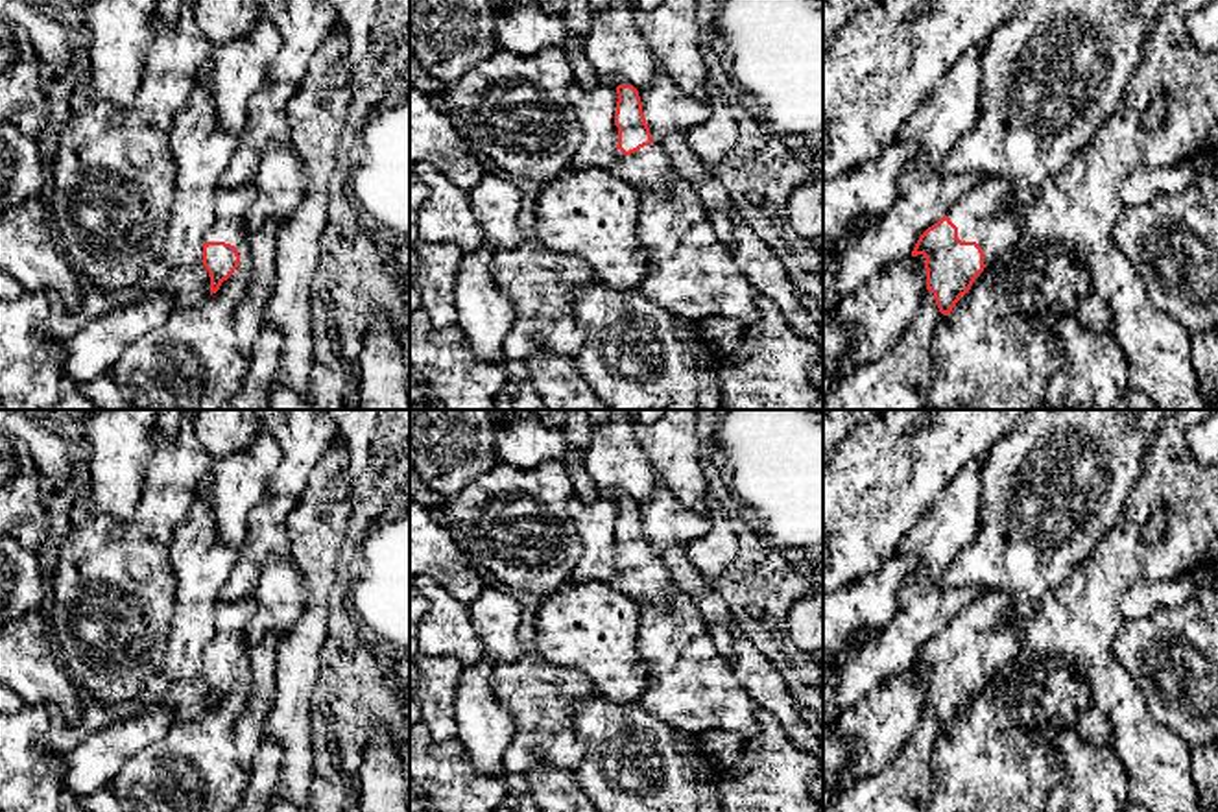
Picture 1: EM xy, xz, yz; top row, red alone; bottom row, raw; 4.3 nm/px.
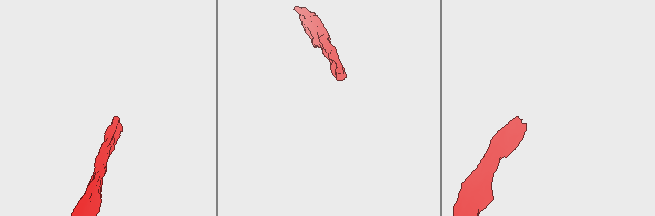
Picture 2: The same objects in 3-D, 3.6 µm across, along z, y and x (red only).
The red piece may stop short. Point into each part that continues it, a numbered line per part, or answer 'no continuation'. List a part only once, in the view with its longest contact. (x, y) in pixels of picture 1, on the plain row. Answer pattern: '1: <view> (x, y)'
1: yz (988, 628)

